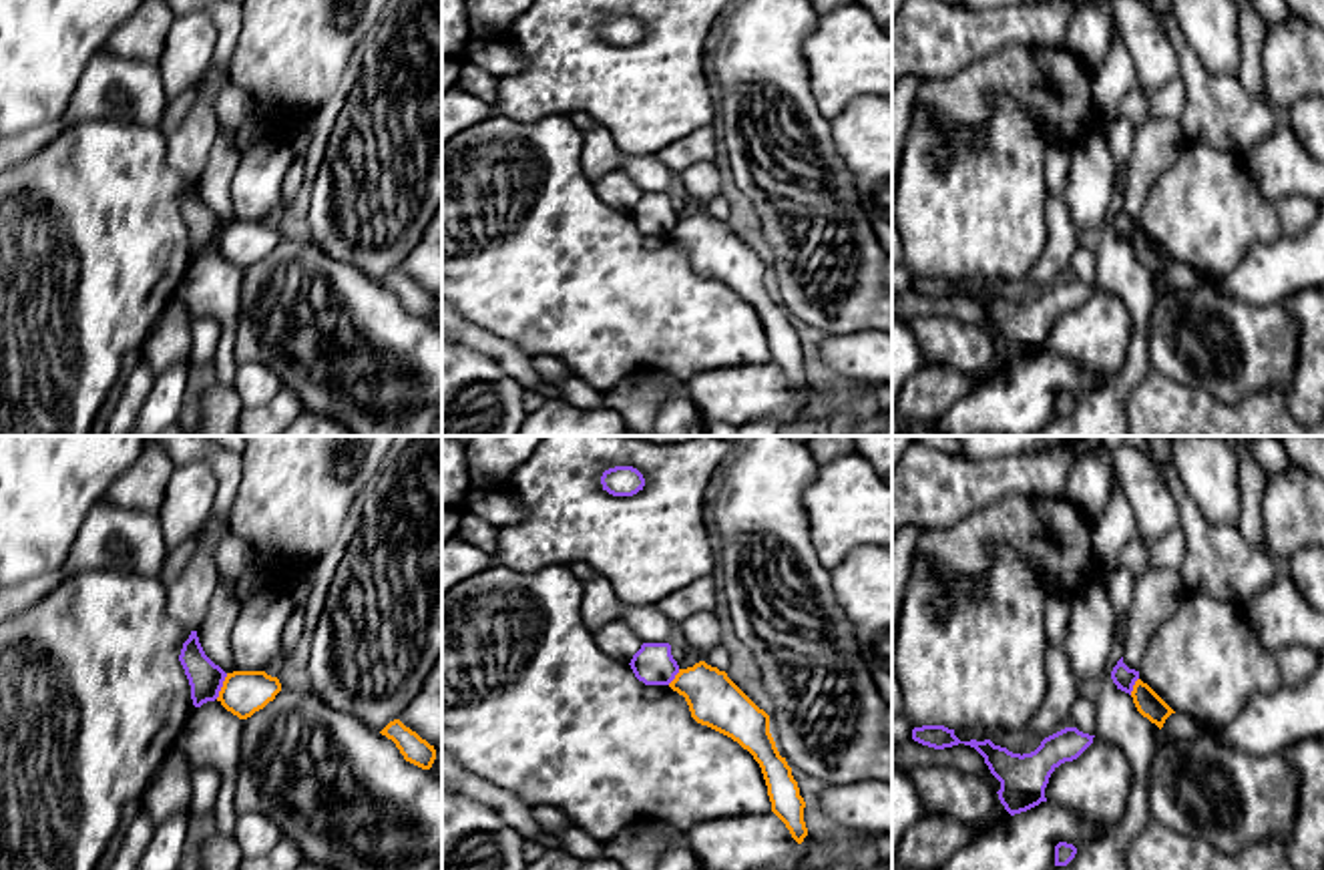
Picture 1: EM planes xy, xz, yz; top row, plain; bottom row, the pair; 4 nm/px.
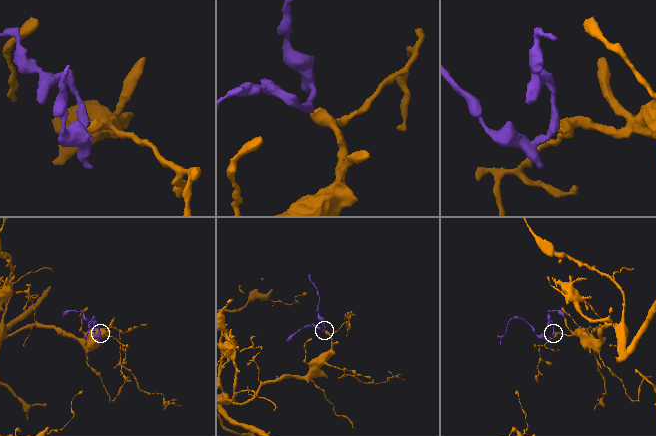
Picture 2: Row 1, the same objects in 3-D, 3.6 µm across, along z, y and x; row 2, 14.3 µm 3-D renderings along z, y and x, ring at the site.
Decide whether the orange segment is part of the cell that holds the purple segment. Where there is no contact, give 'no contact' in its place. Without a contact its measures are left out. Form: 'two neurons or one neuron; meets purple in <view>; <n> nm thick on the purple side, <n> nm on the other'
two neurons; meets purple in xy; 140 nm thick on the purple side, 180 nm on the other

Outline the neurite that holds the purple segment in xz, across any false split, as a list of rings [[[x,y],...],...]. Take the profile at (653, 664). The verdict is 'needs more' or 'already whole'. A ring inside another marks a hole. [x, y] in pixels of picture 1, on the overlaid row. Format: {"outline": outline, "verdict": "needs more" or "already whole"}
{"outline": [[[643,643],[629,665],[645,685],[669,685],[679,673],[669,643]]], "verdict": "already whole"}

